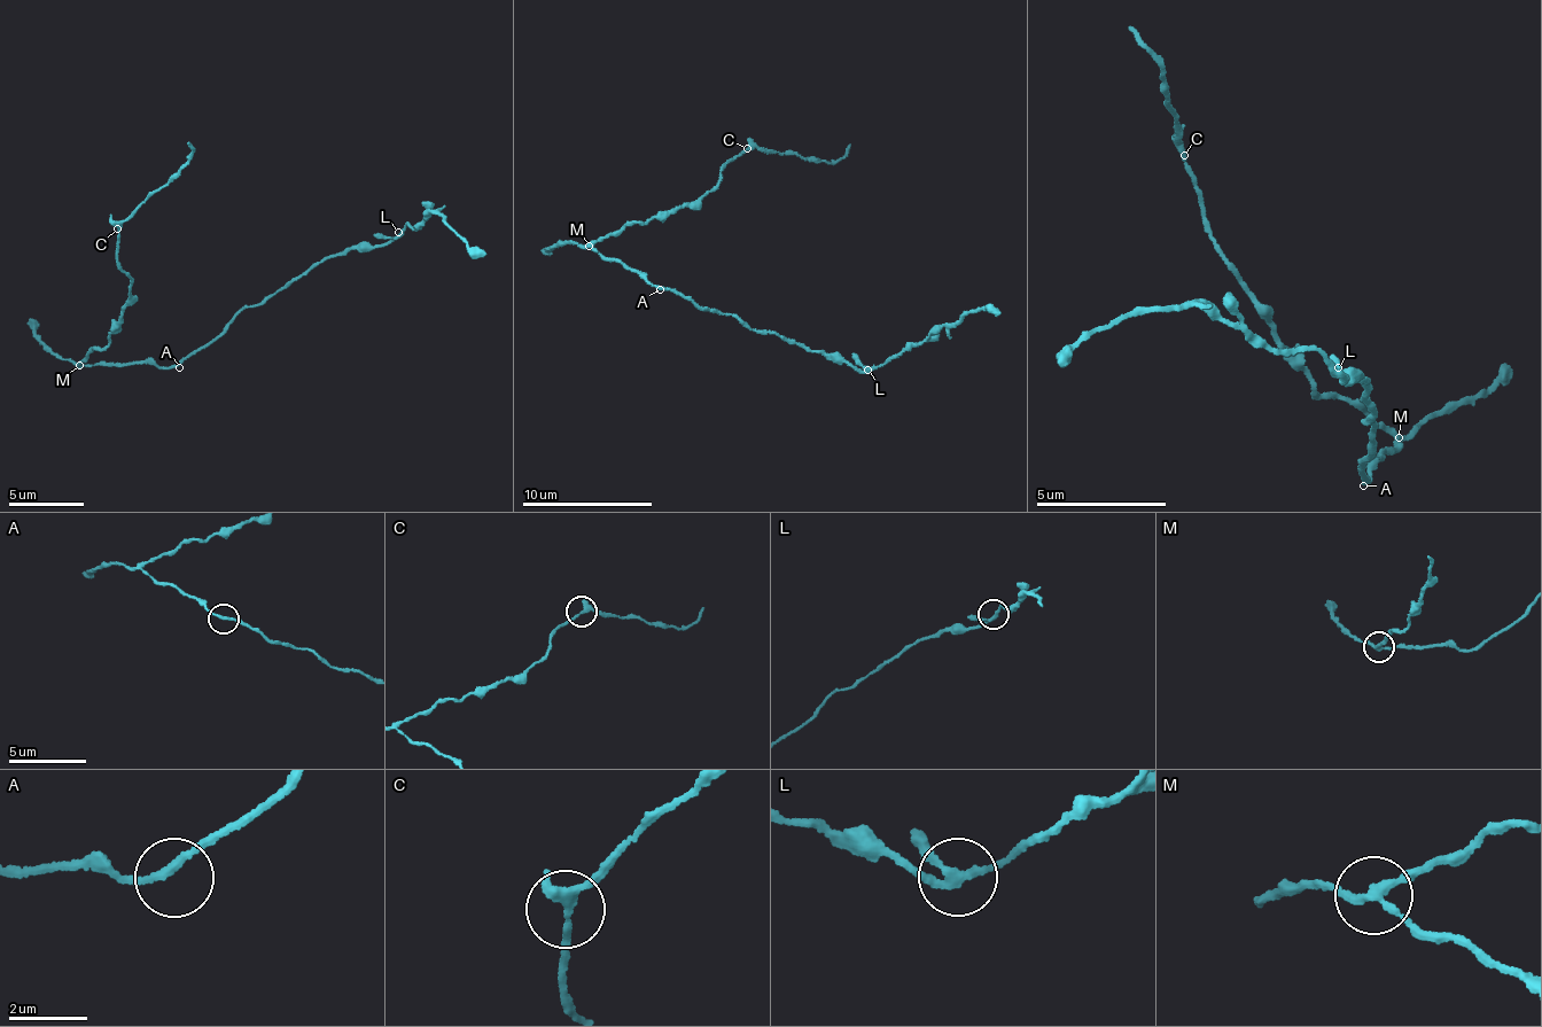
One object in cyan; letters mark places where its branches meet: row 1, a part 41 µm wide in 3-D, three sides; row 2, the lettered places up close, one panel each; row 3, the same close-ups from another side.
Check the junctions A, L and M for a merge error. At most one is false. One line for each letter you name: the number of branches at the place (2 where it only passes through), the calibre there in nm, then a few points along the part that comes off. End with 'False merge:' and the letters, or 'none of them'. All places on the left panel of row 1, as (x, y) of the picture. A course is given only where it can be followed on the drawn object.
M: 3 | 190 nm | (79, 364), (103, 347), (129, 295), (131, 278), (118, 258), (117, 233), (127, 217), (186, 162), (187, 142)
False merge: M

